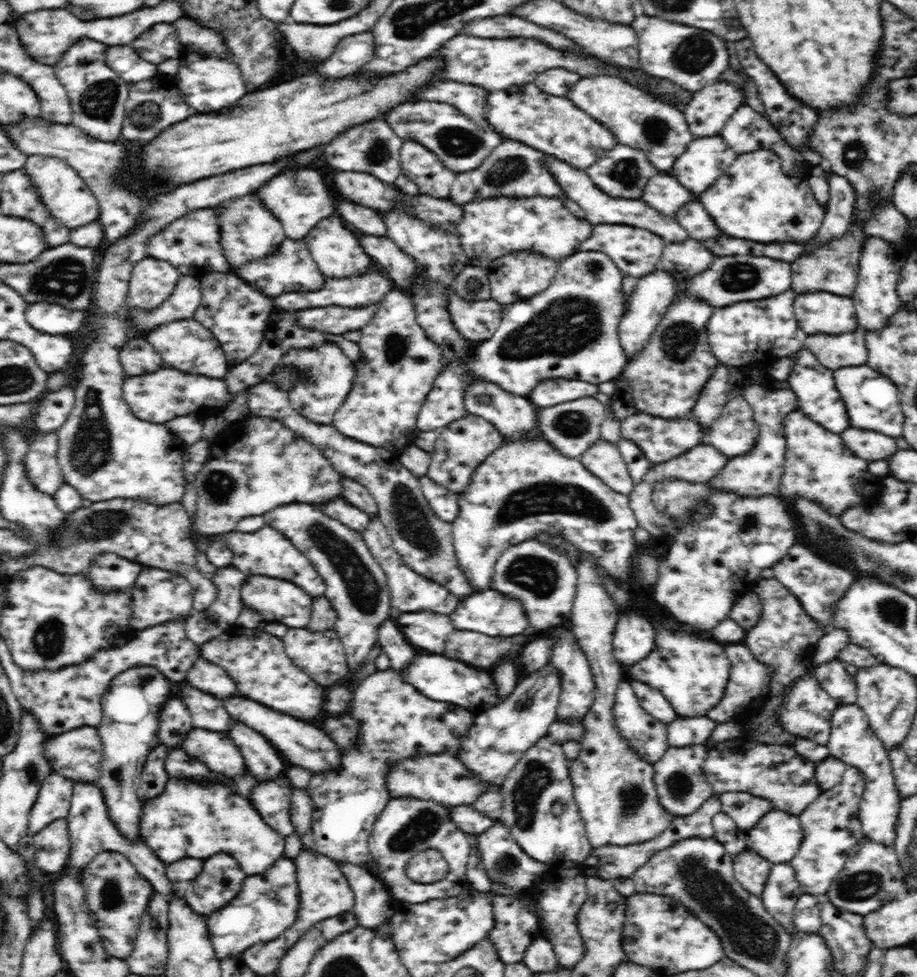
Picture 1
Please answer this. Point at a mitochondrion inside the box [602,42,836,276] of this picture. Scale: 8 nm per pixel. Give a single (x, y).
(656, 129)

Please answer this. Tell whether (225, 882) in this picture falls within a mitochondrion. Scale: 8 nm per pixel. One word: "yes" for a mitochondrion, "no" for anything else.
no

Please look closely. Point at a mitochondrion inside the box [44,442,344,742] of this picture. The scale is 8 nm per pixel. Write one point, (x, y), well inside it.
(104, 525)

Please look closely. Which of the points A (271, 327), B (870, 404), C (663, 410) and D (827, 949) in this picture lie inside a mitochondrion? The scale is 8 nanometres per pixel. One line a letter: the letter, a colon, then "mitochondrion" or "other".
A: other
B: mitochondrion
C: other
D: other

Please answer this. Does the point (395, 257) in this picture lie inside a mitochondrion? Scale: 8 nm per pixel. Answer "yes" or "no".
no

